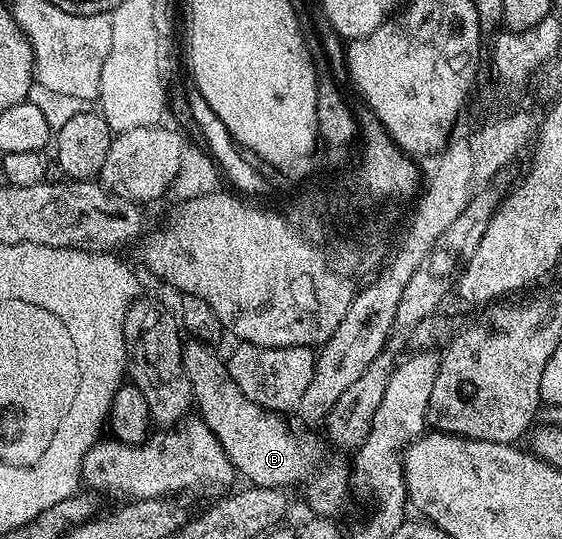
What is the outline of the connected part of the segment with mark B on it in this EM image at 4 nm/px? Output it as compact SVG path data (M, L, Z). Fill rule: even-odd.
M190 337L182 345L182 364L184 373L188 373L188 381L192 385L194 394L194 407L197 414L212 429L212 433L220 441L224 453L232 461L235 472L242 475L256 487L276 487L291 489L298 487L301 483L306 483L306 499L310 502L310 507L315 516L334 517L337 511L346 503L346 494L352 491L352 471L342 459L325 459L322 456L322 447L310 435L298 436L288 424L283 416L276 411L269 411L244 397L240 393L240 385L232 381L230 368L227 360L222 359L214 352L215 348L209 343L201 343L199 339Z

